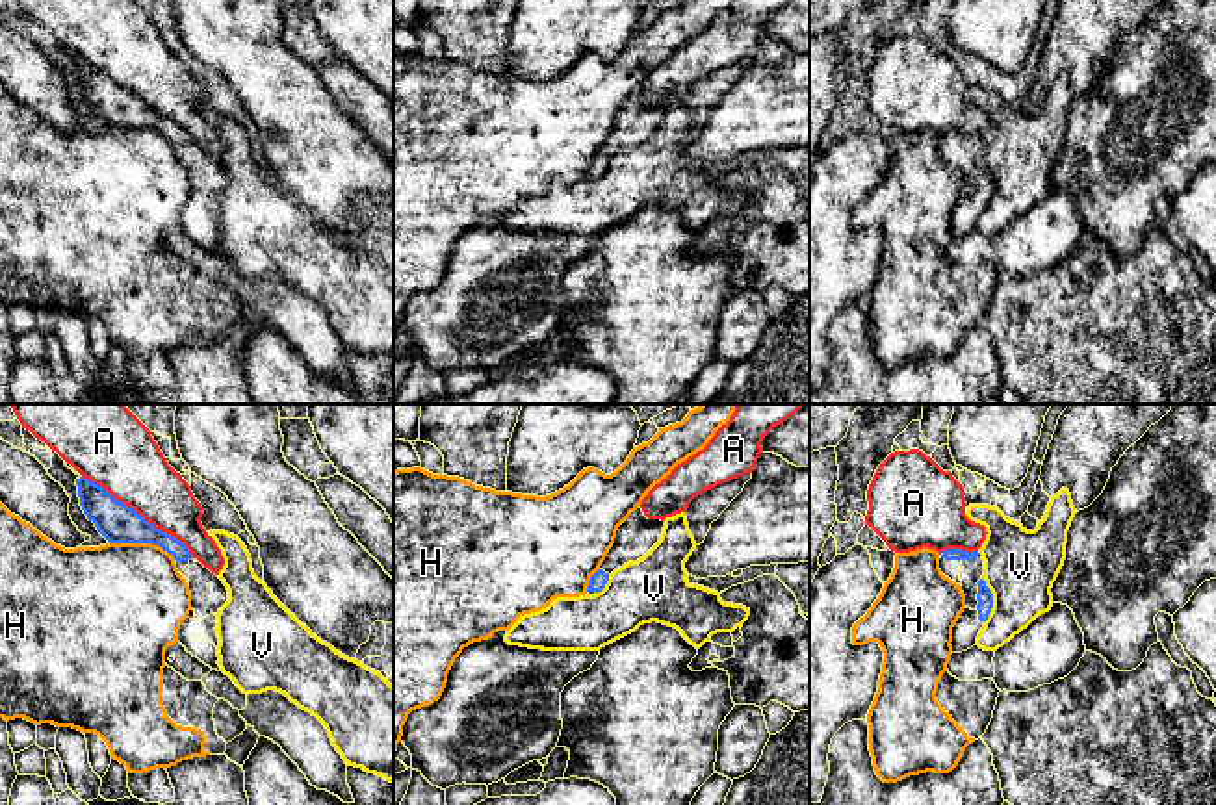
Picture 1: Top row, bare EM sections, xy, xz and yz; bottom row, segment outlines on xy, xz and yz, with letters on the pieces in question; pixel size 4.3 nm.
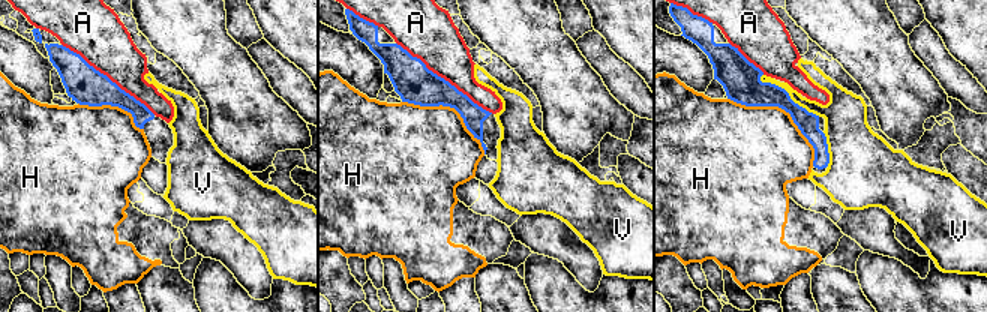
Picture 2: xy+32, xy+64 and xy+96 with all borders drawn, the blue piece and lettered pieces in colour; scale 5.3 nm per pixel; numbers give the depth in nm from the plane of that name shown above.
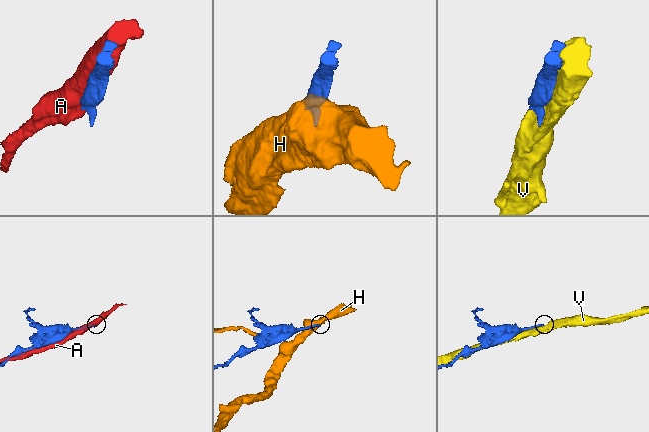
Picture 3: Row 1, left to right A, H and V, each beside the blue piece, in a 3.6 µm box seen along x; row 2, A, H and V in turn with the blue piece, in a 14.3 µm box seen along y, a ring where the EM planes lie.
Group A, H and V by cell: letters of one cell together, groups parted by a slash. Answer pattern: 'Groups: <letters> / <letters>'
Groups: A / H / V

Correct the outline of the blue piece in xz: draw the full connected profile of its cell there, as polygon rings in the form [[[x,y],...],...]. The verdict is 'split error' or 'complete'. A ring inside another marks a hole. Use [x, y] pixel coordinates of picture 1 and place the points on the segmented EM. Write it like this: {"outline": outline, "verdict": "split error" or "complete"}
{"outline": [[[640,506],[631,512],[631,516],[618,527],[614,543],[600,569],[590,577],[587,592],[602,592],[614,569],[642,558],[659,542],[663,527],[665,521],[648,519]]], "verdict": "split error"}

